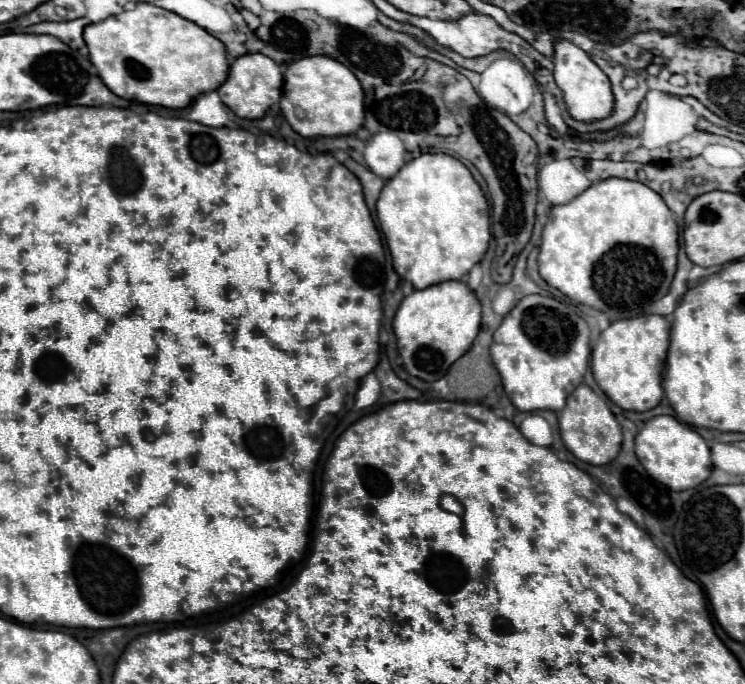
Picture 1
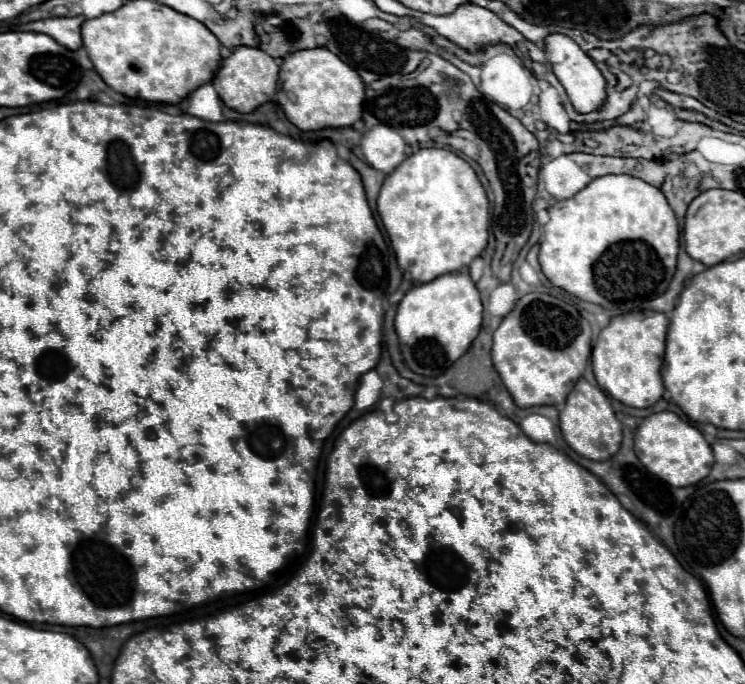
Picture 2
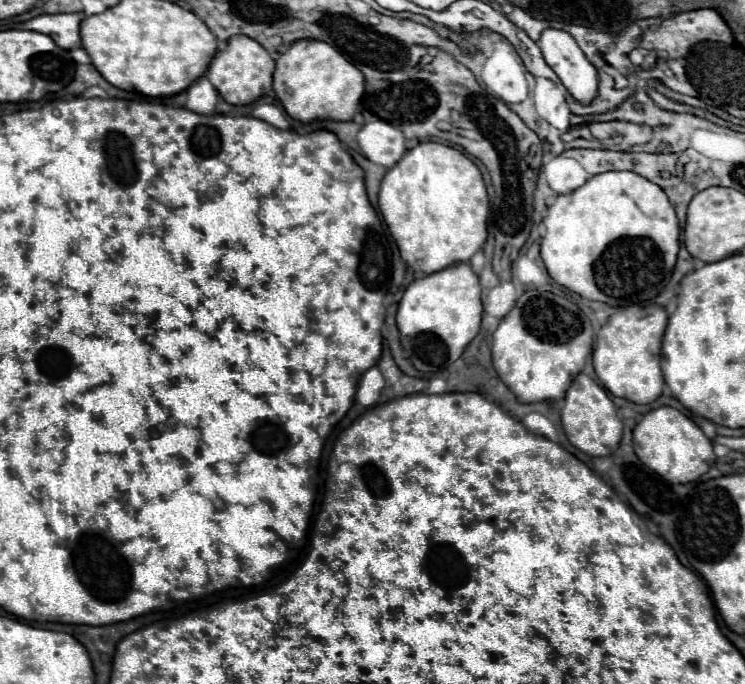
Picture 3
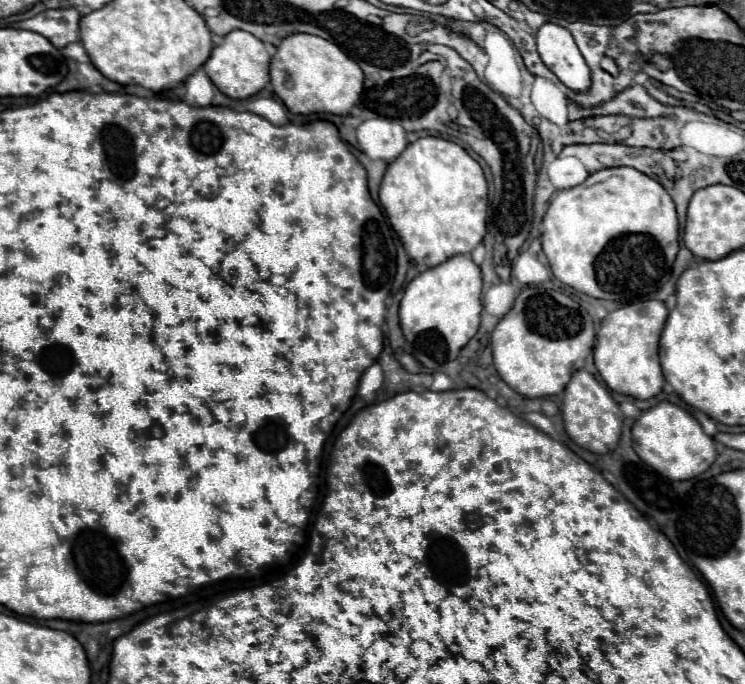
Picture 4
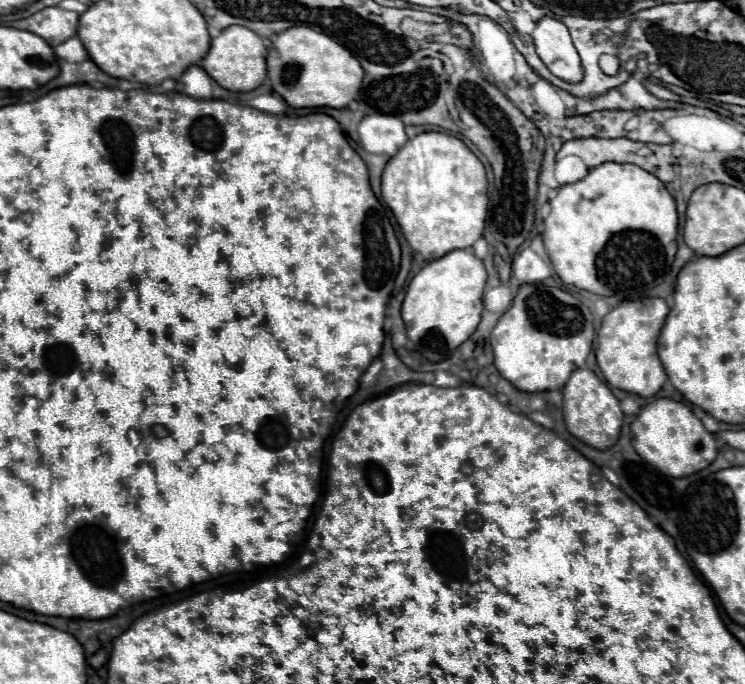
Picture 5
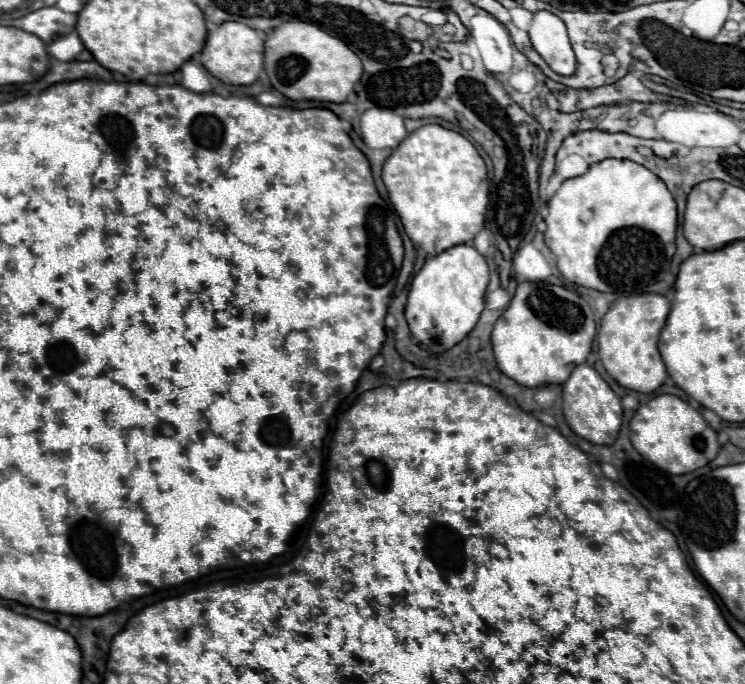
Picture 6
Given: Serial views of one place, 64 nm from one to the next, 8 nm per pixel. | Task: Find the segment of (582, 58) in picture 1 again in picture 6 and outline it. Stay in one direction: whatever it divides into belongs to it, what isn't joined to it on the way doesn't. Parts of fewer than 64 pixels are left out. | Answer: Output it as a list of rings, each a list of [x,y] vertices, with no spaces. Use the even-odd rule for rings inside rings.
[[[548,10],[534,12],[528,34],[534,50],[548,62],[554,72],[574,74],[576,56],[566,34],[566,26],[556,14]]]

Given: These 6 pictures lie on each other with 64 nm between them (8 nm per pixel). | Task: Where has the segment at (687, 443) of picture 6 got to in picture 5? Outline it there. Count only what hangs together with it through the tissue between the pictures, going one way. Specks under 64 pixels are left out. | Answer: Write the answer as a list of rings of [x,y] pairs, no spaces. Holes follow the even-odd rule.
[[[656,398],[654,402],[646,404],[638,416],[634,418],[632,426],[632,446],[636,452],[658,472],[674,478],[690,476],[694,472],[704,470],[708,464],[714,462],[718,454],[716,436],[704,428],[700,418],[694,412],[672,398]]]

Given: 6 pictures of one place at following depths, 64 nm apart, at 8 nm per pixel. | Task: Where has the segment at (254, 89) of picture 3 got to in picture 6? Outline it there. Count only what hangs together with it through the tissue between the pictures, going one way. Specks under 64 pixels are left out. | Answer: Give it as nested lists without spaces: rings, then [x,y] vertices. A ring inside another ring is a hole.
[[[222,22],[208,32],[204,48],[196,54],[196,60],[216,78],[228,84],[252,84],[258,80],[262,70],[264,38],[258,30],[242,24],[242,22]]]

